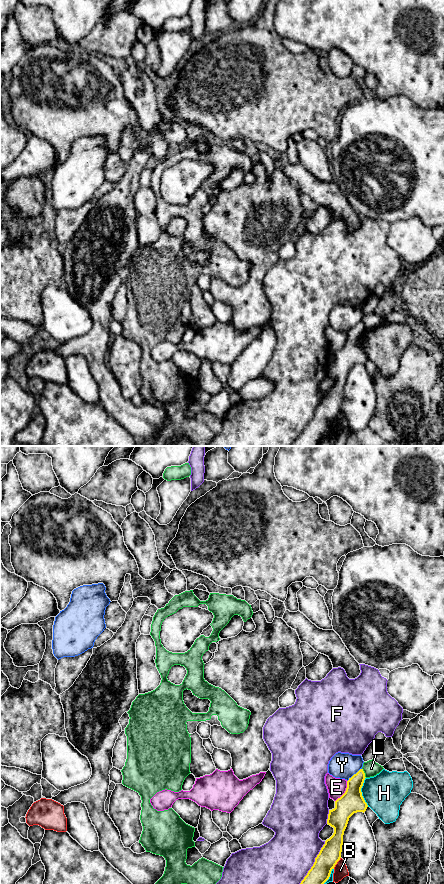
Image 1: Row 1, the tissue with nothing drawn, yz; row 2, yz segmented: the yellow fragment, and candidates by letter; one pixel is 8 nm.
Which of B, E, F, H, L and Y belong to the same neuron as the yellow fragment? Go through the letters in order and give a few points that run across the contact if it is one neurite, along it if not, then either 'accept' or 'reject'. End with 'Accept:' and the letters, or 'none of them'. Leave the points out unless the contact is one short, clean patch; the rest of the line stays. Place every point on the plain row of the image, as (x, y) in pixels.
B: line yz (340, 409), (333, 420); reject
E: reject
F: reject
H: reject
L: line yz (362, 320), (366, 329); reject
Y: reject
Accept: none of them

